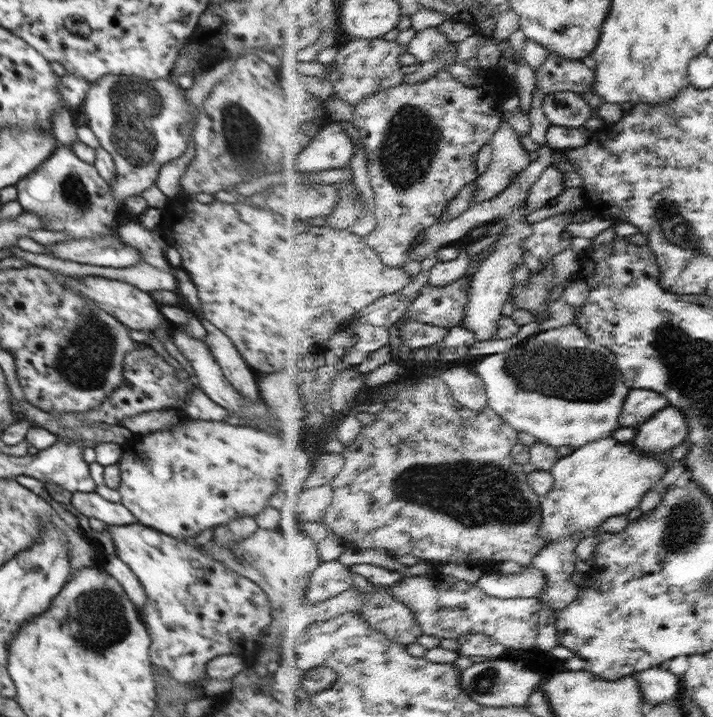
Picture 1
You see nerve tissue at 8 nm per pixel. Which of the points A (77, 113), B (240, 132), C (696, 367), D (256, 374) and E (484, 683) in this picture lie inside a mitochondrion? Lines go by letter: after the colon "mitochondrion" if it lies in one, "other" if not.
A: other
B: mitochondrion
C: mitochondrion
D: other
E: mitochondrion

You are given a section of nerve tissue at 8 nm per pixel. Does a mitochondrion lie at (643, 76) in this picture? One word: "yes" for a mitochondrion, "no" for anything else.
no

